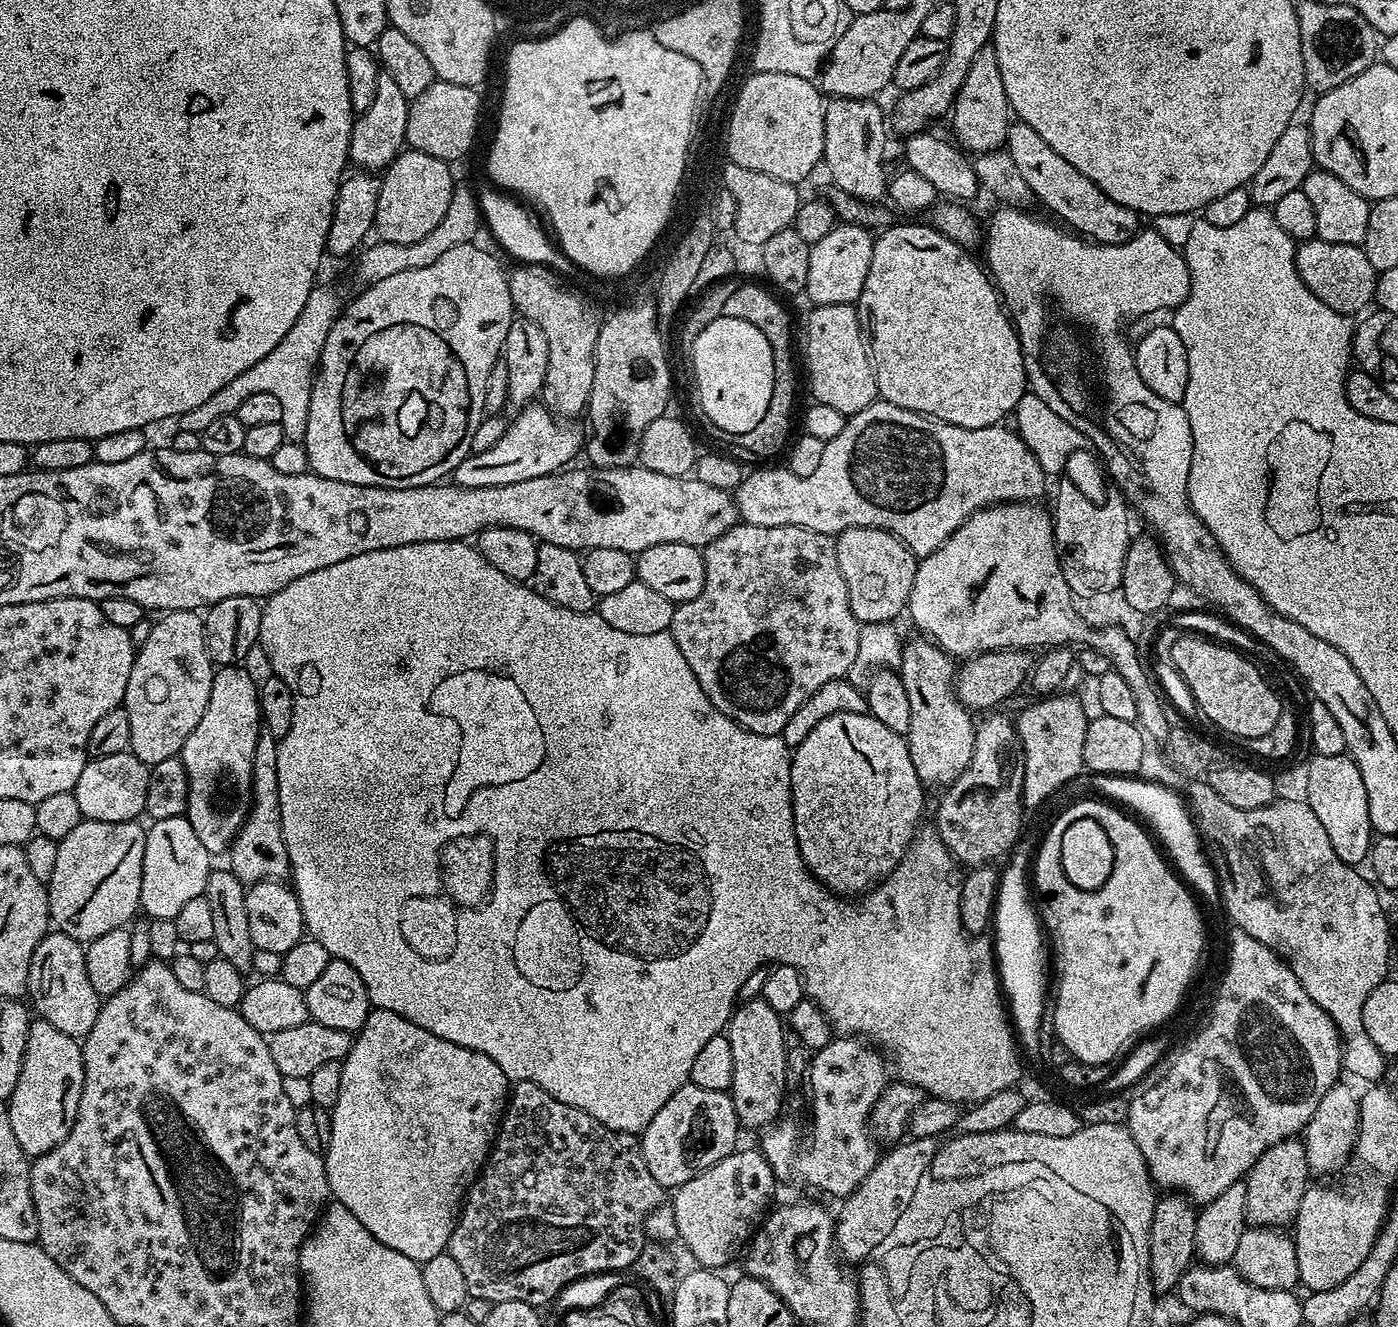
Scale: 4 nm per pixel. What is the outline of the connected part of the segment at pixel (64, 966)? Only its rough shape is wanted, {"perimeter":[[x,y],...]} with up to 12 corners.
{"perimeter":[[49,931],[26,993],[39,1019],[88,1035],[102,997],[81,941]]}

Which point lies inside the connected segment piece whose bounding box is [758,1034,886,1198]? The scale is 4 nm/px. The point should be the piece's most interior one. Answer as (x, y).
(847, 1077)

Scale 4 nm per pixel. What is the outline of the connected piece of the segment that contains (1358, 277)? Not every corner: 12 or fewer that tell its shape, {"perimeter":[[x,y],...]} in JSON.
{"perimeter":[[1360,246],[1297,247],[1302,282],[1330,310],[1373,303],[1378,273]]}

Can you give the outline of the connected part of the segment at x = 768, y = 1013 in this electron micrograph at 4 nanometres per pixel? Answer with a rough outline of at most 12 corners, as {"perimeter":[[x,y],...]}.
{"perimeter":[[759,998],[727,1021],[730,1095],[745,1129],[781,1115],[781,1013]]}

